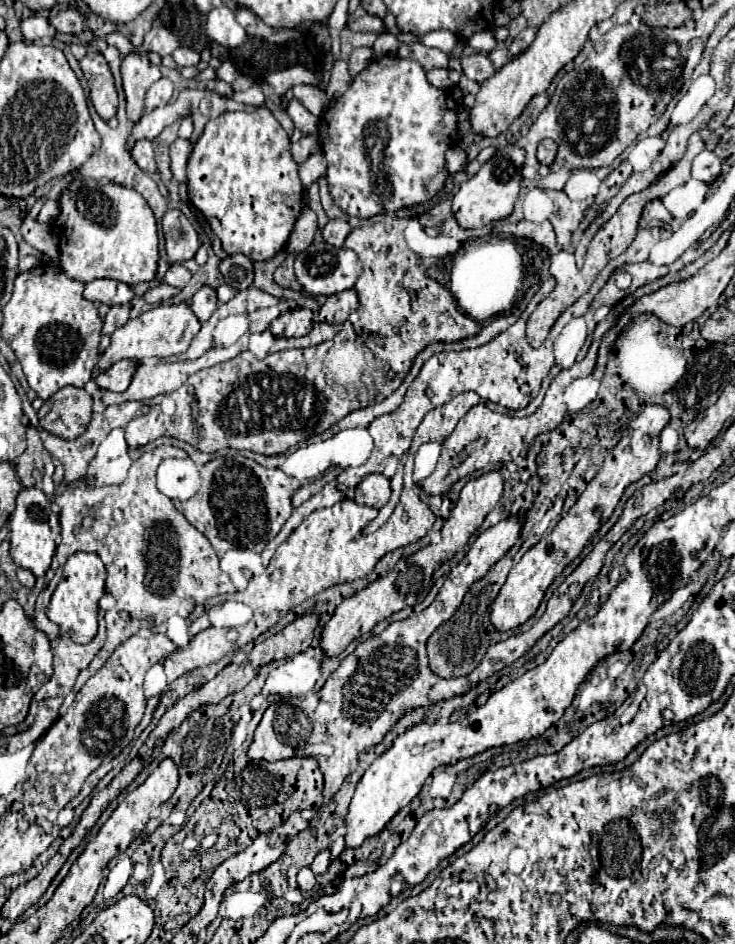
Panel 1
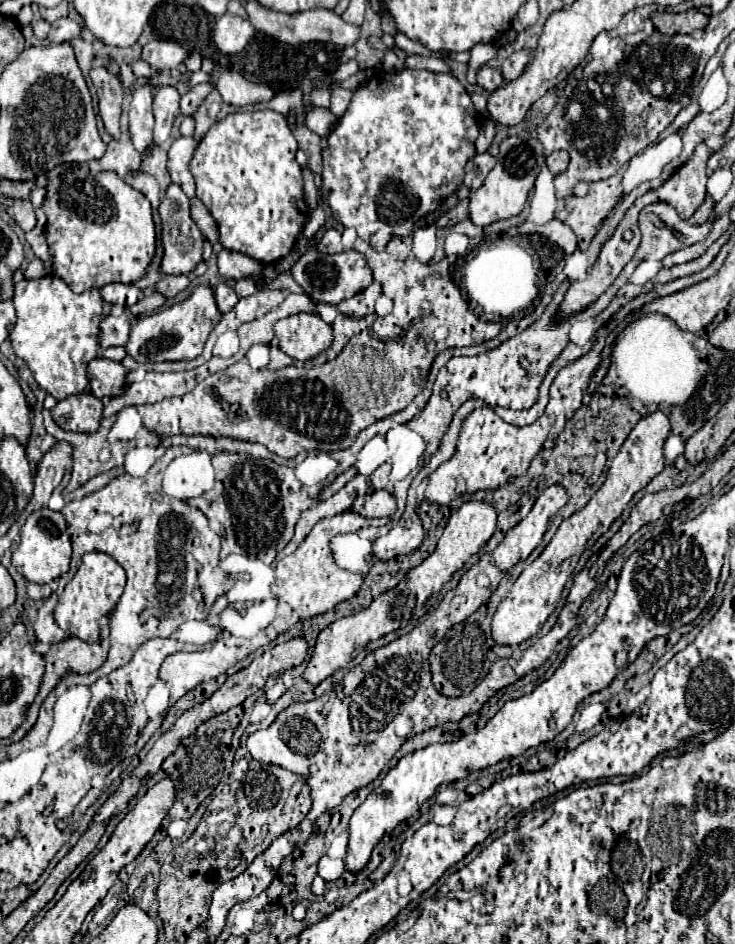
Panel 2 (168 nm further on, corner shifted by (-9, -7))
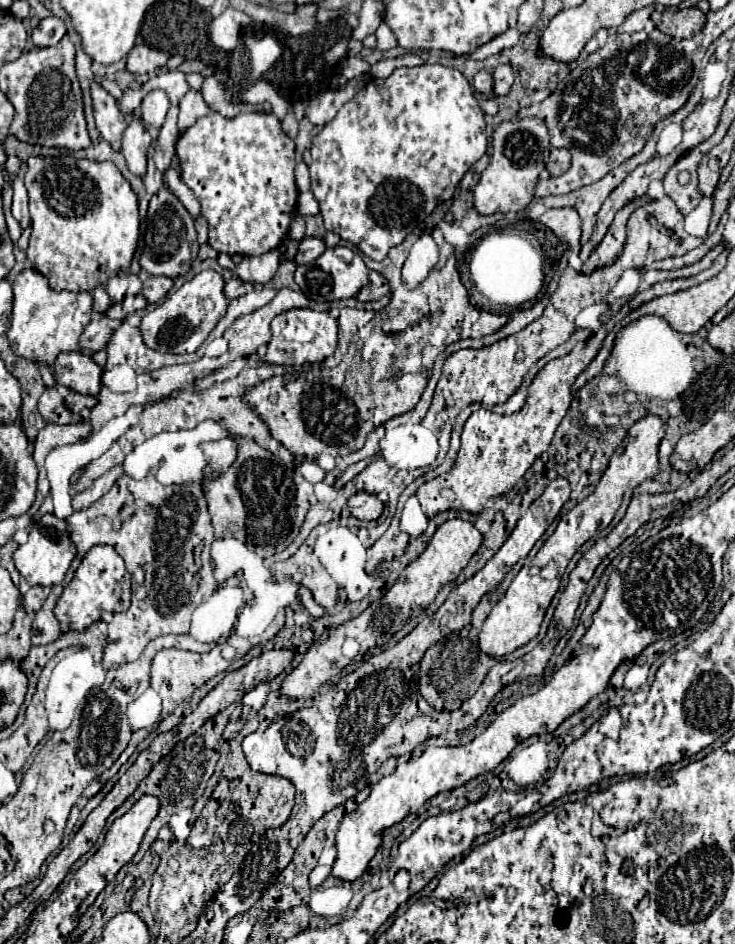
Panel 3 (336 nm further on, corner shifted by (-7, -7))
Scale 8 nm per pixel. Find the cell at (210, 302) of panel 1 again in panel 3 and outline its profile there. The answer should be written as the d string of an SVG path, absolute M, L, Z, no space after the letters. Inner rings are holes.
M234 277L234 279L230 279L230 281L226 283L224 293L226 293L228 299L236 299L236 297L240 297L240 295L244 295L244 293L250 293L252 289L254 289L254 287L252 287L250 283L244 283L242 279Z

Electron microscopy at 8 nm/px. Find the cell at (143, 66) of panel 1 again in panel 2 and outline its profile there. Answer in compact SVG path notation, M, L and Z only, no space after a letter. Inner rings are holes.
M142 85L132 91L130 103L130 139L136 151L146 151L152 145L152 129L154 129L154 113L152 101L156 95L156 87Z

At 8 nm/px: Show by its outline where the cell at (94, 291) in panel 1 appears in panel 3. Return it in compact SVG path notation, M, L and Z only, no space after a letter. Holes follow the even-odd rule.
M116 275L108 285L106 291L110 295L112 301L122 301L126 295L136 295L142 291L142 281L138 279L138 275Z

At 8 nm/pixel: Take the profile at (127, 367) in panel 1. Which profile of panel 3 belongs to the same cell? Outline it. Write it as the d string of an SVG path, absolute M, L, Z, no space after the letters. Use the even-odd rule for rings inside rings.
M80 351L60 353L54 361L54 381L68 389L84 395L98 395L102 369L92 361L90 355Z

